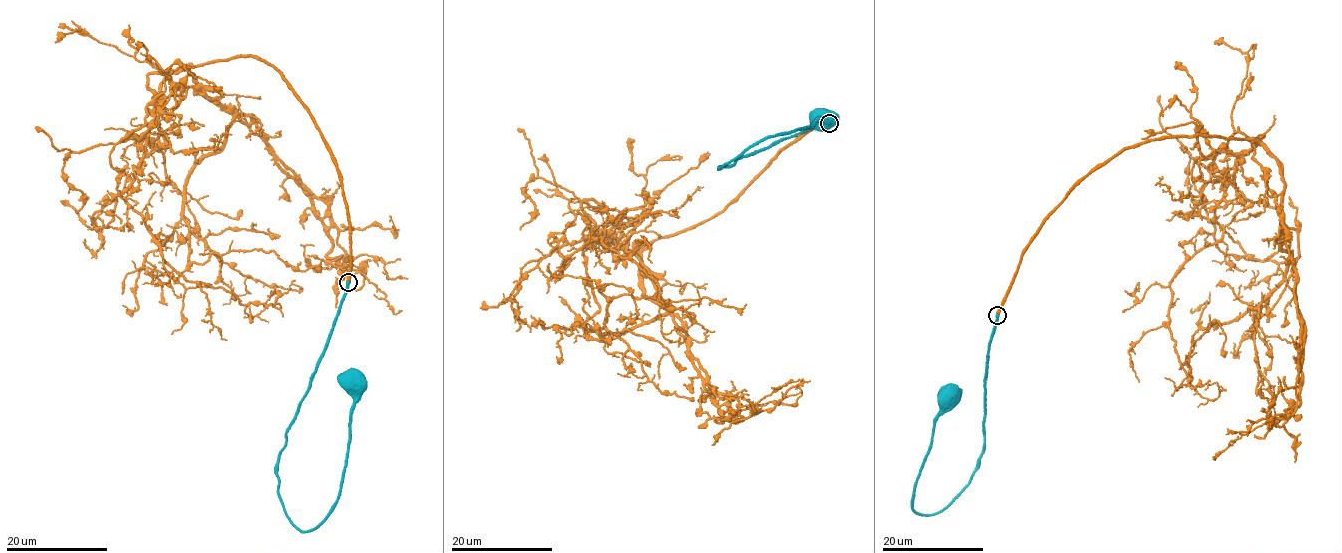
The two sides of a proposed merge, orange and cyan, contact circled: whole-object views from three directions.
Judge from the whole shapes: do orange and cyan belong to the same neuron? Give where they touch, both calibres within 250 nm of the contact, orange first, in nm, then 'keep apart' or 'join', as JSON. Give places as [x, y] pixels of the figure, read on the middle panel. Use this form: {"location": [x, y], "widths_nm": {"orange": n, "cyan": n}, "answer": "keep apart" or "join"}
{"location": [829, 123], "widths_nm": {"orange": 480, "cyan": 400}, "answer": "join"}

